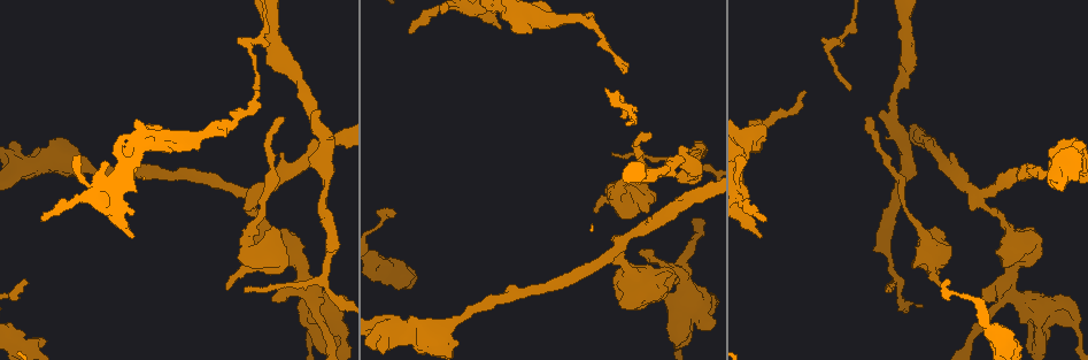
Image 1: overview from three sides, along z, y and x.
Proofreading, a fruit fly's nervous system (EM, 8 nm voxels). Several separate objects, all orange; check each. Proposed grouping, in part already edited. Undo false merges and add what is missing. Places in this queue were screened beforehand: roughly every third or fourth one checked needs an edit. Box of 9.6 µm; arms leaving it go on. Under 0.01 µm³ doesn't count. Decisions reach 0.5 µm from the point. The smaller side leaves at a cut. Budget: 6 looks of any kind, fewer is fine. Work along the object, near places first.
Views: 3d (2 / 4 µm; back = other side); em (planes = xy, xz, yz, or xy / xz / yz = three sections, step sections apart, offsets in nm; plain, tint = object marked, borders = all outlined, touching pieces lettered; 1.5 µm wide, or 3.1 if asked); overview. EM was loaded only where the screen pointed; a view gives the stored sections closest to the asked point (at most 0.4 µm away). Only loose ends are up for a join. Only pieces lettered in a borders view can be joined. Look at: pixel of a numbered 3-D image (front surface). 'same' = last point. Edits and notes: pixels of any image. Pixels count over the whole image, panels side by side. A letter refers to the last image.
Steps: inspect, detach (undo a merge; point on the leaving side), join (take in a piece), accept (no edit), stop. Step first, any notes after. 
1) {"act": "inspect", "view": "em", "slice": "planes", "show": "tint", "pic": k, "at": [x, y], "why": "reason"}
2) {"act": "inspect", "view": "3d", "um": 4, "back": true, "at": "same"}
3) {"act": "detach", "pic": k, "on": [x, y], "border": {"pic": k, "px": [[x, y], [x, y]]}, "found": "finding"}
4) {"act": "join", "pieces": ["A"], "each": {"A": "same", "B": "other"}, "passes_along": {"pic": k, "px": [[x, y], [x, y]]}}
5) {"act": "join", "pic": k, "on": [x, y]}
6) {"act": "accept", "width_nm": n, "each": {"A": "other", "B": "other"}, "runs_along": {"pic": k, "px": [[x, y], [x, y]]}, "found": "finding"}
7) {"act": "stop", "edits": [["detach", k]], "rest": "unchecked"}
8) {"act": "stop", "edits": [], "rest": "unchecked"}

{"act": "inspect", "view": "3d", "um": 4, "back": true, "pic": 1, "at": [24, 284], "why": "free end"}

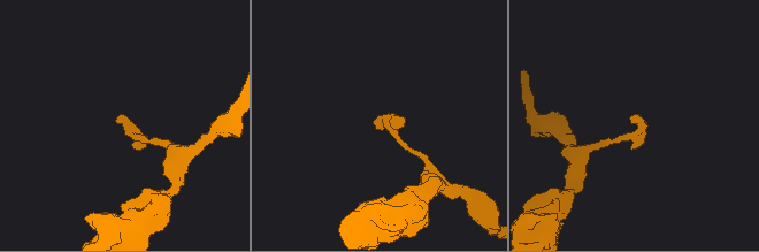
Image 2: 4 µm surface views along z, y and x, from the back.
{"act": "inspect", "view": "em", "slice": "xy", "step": 4, "show": "borders", "pic": 2, "at": [634, 121], "why": "need the tissue"}

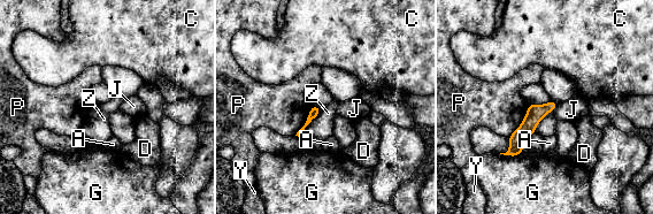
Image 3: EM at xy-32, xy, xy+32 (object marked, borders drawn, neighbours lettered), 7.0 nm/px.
{"act": "inspect", "view": "em", "slice": "planes", "show": "borders", "at": "same", "why": "cut it another way"}

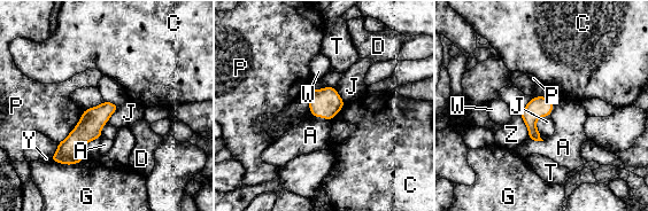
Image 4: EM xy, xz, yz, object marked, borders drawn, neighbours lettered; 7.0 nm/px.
{"act": "accept", "each": {"A": "other", "C": "other", "D": "other", "G": "other", "J": "other", "P": "other", "T": "other", "W": "other", "Y": "other", "Z": "other"}, "border": {"pic": 4, "px": [[550, 115], [537, 120], [540, 133]]}, "found": "no lettered piece goes on from it"}

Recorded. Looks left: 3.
{"act": "inspect", "view": "3d", "um": 2, "pic": 1, "at": [410, 34], "why": "branch stops here"}

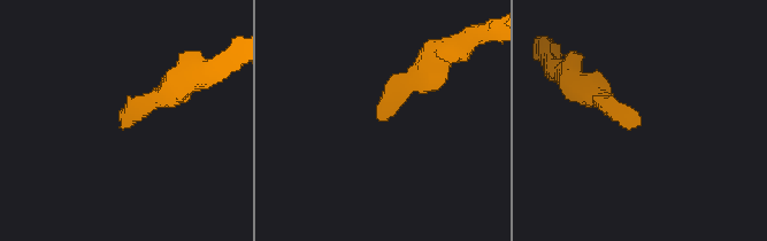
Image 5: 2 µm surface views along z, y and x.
{"act": "inspect", "view": "em", "slice": "planes", "show": "borders", "pic": 5, "at": [382, 120]}

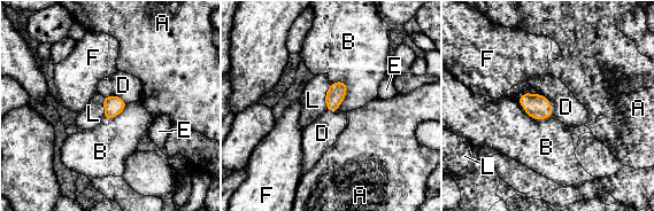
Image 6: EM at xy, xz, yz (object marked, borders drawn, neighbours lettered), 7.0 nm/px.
{"act": "join", "pieces": ["L"], "width_nm": 130, "each": {"A": "other", "B": "other", "D": "other", "E": "other", "F": "other", "L": "same"}, "found": "it goes on there"}

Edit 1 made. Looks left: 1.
{"act": "inspect", "view": "em", "slice": "planes", "show": "borders", "pic": 1, "at": [132, 237], "why": "branch stops here"}

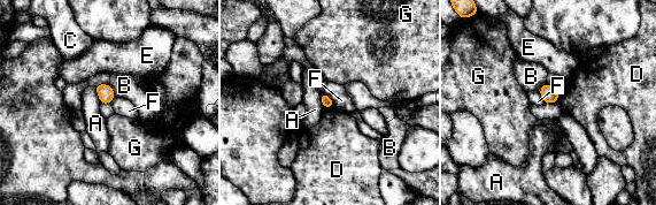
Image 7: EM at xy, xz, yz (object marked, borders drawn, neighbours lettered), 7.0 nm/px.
{"act": "accept", "longest_contact_nm": ["A", 130], "each": {"A": "other", "B": "other", "C": "other", "D": "other", "E": "other", "F": "other", "G": "other"}, "border": {"pic": 7, "px": [[325, 93], [331, 99], [333, 106]]}, "found": "no lettered piece goes on from it"}

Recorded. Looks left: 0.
{"act": "stop", "edits": [["join", 6]], "rest": "unchecked"}

